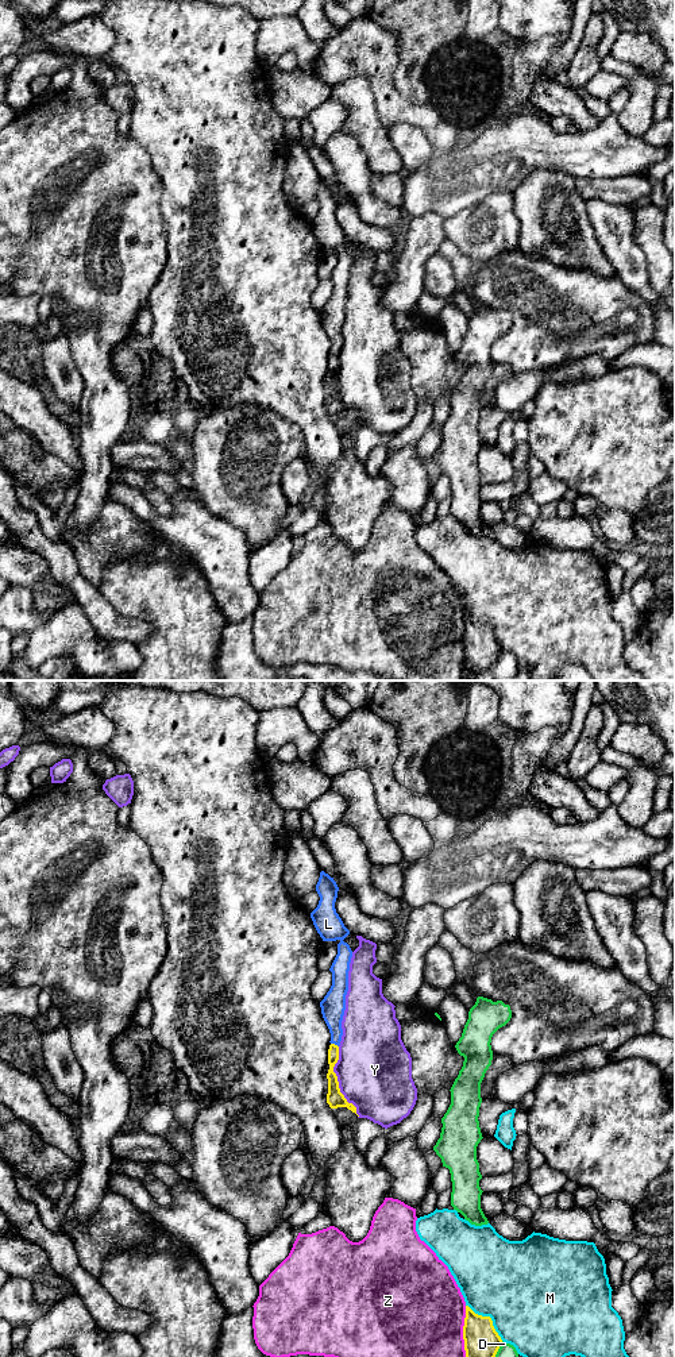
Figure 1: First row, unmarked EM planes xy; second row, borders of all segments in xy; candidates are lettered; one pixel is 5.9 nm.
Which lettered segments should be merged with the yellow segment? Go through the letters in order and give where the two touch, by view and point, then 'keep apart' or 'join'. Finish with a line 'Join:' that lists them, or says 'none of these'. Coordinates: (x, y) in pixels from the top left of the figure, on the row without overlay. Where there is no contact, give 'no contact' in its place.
D: xy (494, 664) | keep apart
L: xy (334, 353) | join
M: xy (489, 625) | keep apart
Y: xy (338, 392) | keep apart
Z: xy (463, 646) | keep apart
Join: L

